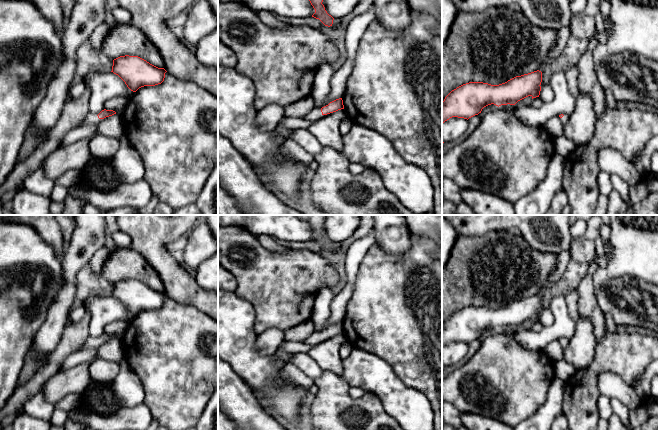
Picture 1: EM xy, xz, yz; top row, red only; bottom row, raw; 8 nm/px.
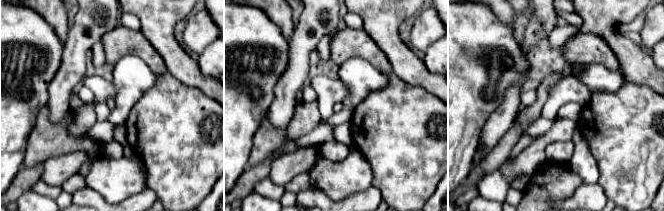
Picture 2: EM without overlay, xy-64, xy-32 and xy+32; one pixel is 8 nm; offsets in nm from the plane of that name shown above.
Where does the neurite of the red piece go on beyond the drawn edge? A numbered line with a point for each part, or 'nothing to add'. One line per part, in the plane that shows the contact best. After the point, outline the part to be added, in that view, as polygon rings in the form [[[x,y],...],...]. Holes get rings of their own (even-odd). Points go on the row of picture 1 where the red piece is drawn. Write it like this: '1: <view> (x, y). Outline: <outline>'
1: xz (316, 114). Outline: [[[315,108],[310,114],[308,114],[304,119],[311,120],[311,121],[317,121],[322,117],[322,112],[320,108]]]

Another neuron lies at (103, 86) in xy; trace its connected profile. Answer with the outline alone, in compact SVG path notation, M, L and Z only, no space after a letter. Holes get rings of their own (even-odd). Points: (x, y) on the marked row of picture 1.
M89 72L85 75L83 82L90 89L90 114L98 115L104 110L104 104L110 98L119 96L129 98L135 93L113 72Z

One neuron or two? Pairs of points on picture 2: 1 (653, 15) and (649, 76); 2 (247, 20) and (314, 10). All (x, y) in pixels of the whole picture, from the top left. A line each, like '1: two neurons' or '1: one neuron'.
1: two neurons
2: two neurons

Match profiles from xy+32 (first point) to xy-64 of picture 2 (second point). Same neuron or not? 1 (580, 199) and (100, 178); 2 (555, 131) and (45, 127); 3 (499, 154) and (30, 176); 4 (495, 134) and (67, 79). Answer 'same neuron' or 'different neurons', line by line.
1: different neurons
2: different neurons
3: same neuron
4: same neuron

